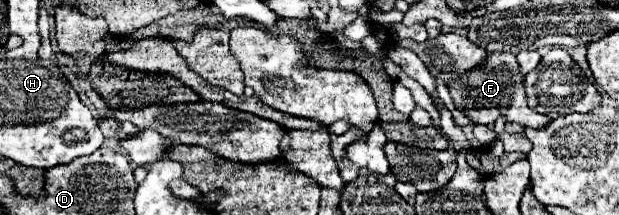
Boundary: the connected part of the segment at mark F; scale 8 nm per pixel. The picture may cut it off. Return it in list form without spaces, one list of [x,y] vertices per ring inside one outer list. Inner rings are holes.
[[[488,52],[480,68],[472,68],[472,72],[464,72],[458,80],[450,80],[448,90],[454,100],[454,108],[464,112],[476,124],[494,124],[504,116],[506,120],[516,120],[522,126],[542,128],[550,118],[528,108],[522,80],[520,64],[512,52]]]

